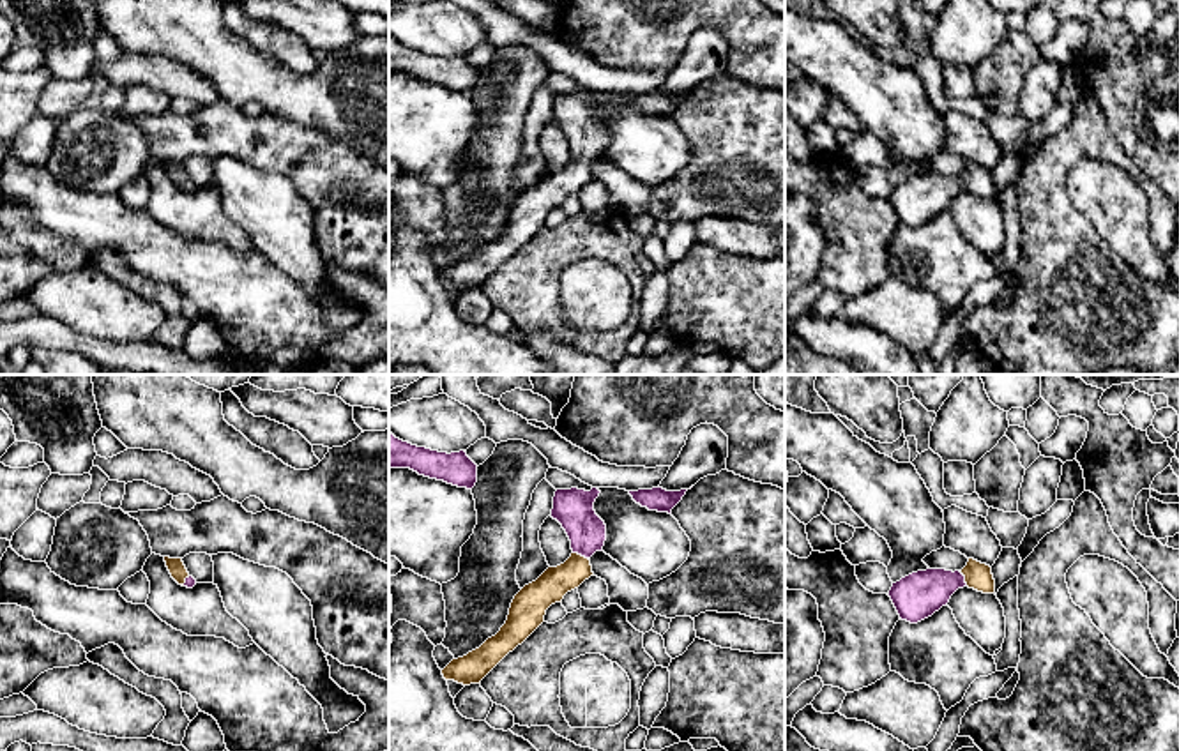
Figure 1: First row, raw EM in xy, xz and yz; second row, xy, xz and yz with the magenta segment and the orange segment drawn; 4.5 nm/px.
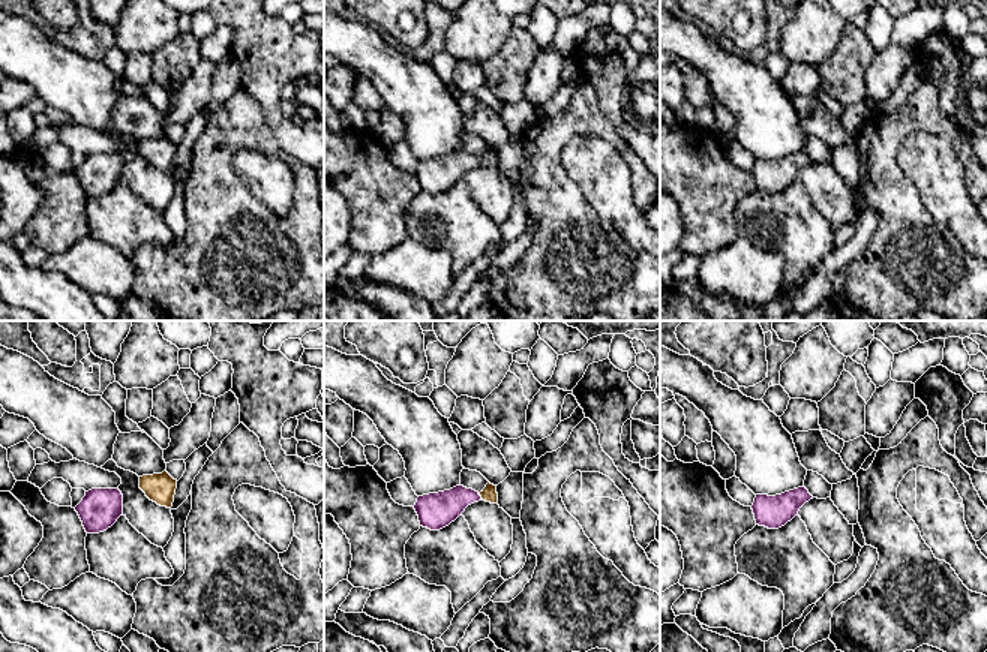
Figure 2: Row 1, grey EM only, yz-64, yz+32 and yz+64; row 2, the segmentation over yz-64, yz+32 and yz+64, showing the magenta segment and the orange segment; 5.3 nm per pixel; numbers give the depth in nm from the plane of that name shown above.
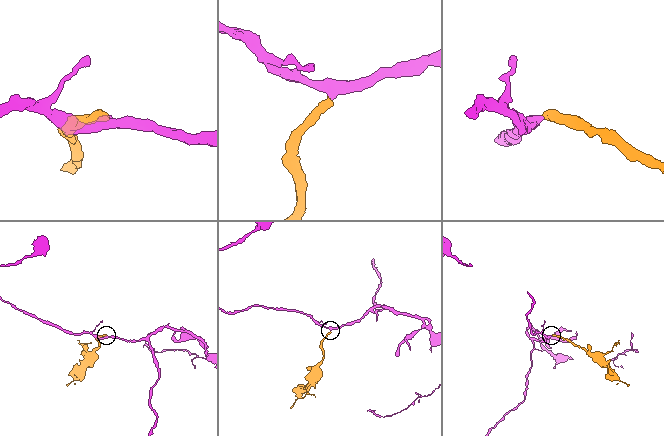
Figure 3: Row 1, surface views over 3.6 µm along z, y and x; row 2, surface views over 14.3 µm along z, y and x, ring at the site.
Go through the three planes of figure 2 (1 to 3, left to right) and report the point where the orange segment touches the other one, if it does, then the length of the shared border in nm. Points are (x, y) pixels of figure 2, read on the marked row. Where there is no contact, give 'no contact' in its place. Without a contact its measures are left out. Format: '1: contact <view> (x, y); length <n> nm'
1: no contact
2: contact yz+32 (480, 496); length 40 nm
3: no contact

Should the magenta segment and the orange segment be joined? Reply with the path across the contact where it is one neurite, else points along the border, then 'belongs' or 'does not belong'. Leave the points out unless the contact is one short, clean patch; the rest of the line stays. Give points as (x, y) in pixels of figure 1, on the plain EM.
across xz (573, 113), (580, 126), (580, 158), (554, 188) | belongs

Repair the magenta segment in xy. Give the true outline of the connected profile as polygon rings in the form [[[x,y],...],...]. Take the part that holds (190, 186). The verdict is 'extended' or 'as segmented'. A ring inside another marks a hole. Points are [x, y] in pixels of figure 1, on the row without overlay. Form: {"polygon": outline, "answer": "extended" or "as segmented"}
{"polygon": [[[164,161],[164,166],[166,166],[166,171],[168,171],[171,182],[179,189],[187,191],[187,193],[193,193],[196,189],[196,184],[187,177],[182,163]]], "answer": "extended"}

